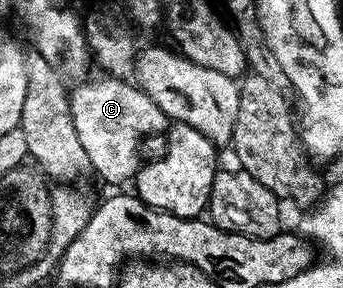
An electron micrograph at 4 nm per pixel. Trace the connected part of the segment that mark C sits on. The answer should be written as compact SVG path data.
M100 75L94 81L72 86L69 93L71 119L75 123L75 135L83 143L83 151L89 160L89 168L105 181L117 185L120 181L132 182L143 160L138 145L144 137L165 133L171 122L159 103L151 99L136 84L110 75Z

